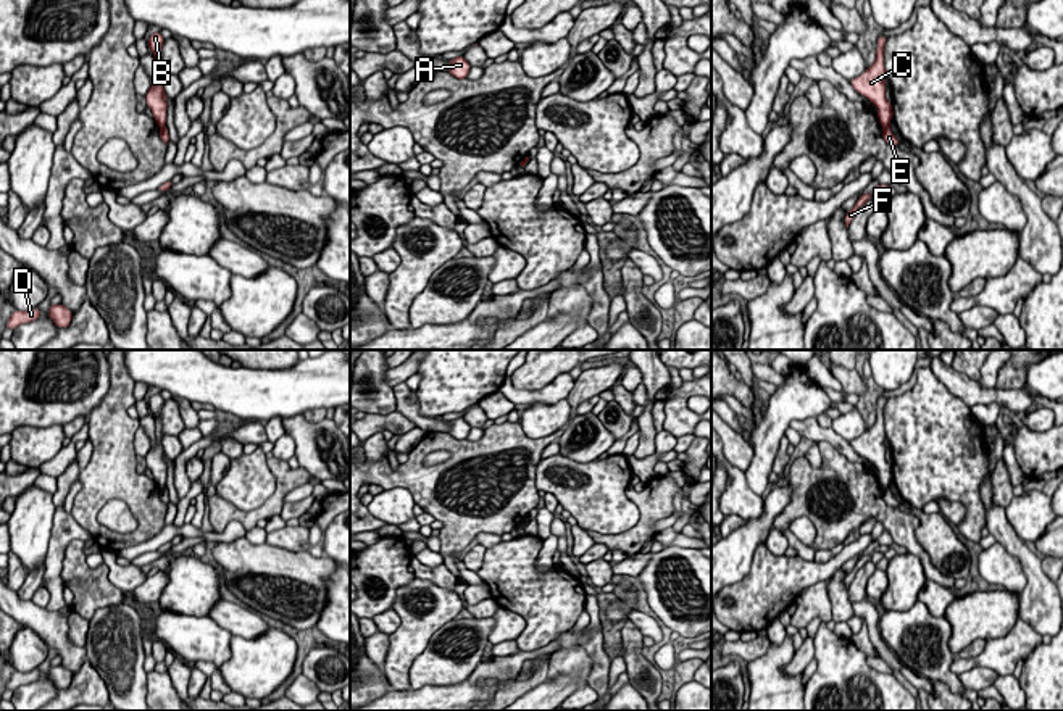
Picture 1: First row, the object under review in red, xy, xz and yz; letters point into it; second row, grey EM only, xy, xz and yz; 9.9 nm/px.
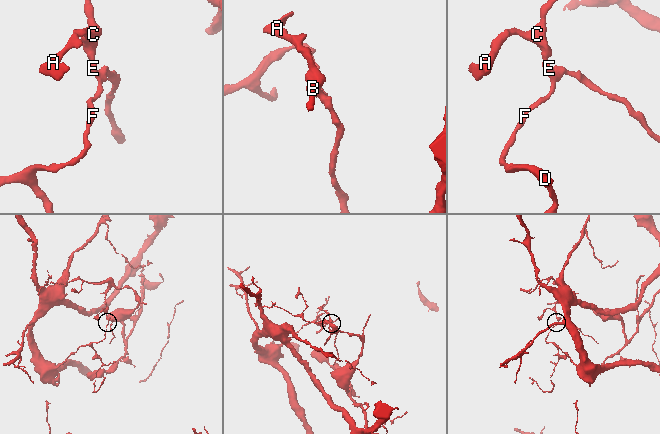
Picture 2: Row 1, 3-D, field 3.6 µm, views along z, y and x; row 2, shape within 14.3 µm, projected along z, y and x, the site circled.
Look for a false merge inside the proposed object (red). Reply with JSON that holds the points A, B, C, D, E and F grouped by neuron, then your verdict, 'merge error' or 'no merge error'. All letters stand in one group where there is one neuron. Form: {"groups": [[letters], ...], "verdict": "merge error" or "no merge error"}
{"groups": [["A", "B", "C"], ["D", "E", "F"]], "verdict": "merge error"}

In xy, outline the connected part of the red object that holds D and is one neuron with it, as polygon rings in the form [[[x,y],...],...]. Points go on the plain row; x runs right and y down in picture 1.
[[[34,669],[31,672],[15,672],[8,684],[6,684],[6,690],[15,690],[18,688],[19,685],[26,685],[26,684],[31,684],[34,680],[39,680],[40,679],[40,671],[39,669]]]

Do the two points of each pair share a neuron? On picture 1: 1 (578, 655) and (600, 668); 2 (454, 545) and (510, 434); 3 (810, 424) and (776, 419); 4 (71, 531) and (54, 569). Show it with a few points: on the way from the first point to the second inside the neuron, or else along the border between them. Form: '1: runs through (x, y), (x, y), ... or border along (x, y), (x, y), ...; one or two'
1: border along (581, 645), (594, 661), (589, 686); two
2: runs through (444, 510), (431, 494), (437, 474), (475, 455); one
3: border along (815, 416), (794, 419), (787, 426); two
4: runs through (62, 540), (57, 545), (54, 560); one

